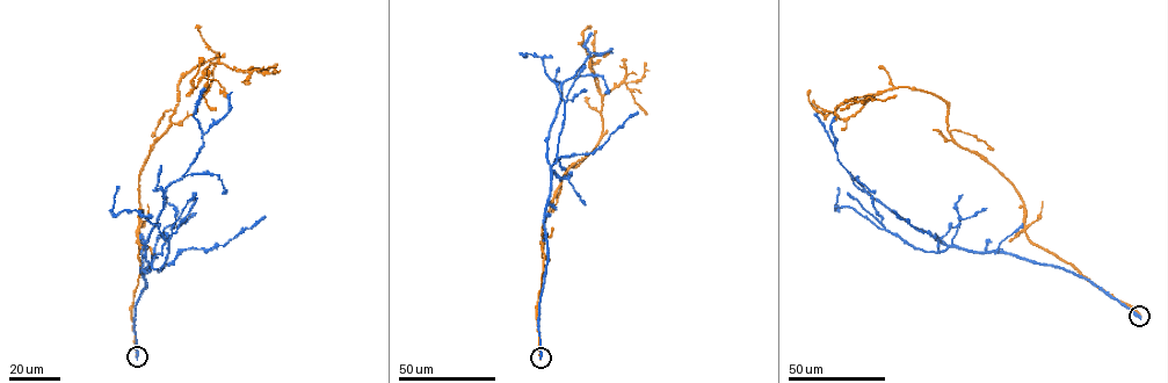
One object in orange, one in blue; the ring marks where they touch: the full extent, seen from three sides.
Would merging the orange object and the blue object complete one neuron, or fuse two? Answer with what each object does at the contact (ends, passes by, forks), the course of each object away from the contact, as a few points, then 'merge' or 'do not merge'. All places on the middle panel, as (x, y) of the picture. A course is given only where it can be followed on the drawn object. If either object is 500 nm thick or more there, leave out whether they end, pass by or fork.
orange ends there; blue passes by; orange runs (541, 359), (542, 226), (566, 170), (592, 151), (602, 125), (602, 98), (582, 45), (582, 31), (590, 28); blue runs (541, 359), (548, 139), (560, 85), (590, 56), (584, 47), (590, 33); do not merge

